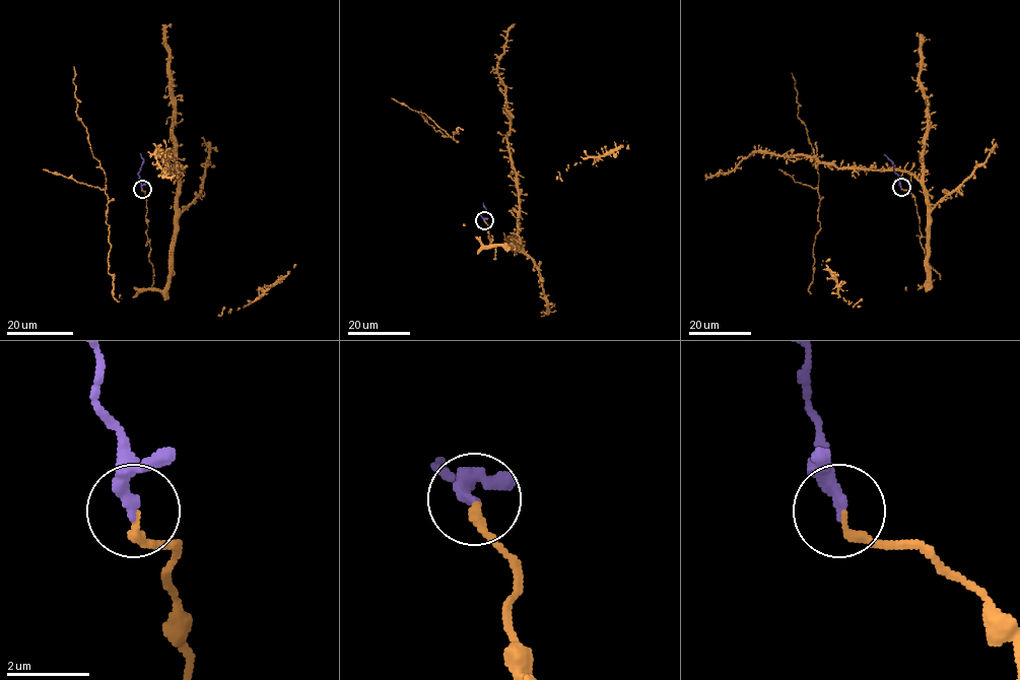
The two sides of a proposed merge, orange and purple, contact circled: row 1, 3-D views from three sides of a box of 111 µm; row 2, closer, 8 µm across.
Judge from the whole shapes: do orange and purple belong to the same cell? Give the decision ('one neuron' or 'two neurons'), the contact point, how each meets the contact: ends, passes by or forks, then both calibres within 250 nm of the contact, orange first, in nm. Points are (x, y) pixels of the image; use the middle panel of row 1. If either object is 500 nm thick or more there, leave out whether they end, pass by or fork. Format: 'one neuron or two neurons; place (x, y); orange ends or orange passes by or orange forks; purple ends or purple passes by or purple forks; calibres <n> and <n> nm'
one neuron; place (484, 220); orange ends; purple ends; calibres 200 and 320 nm

